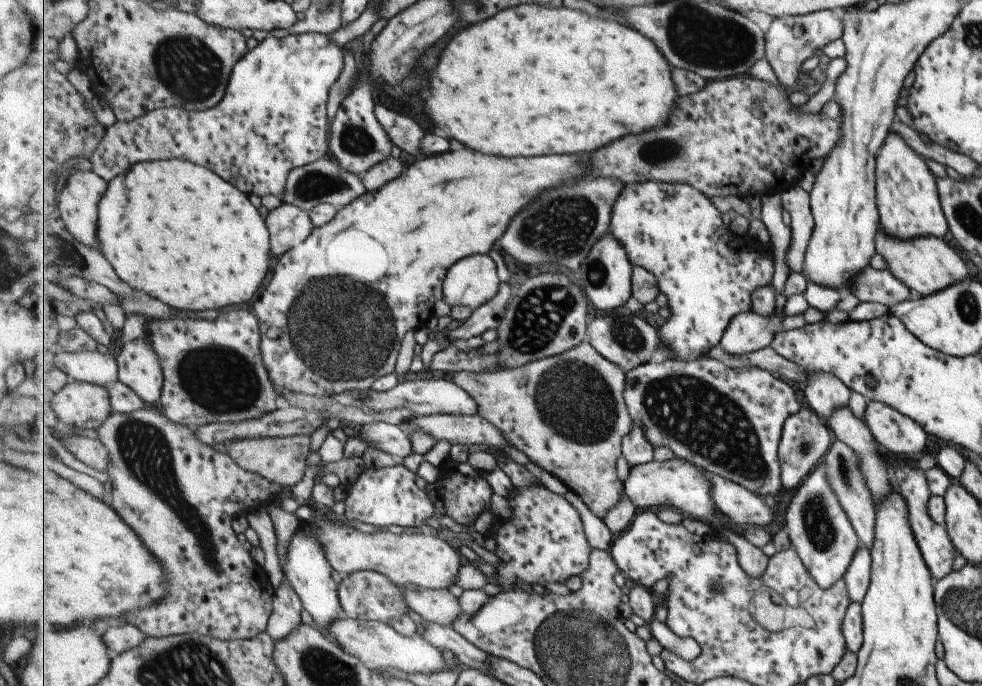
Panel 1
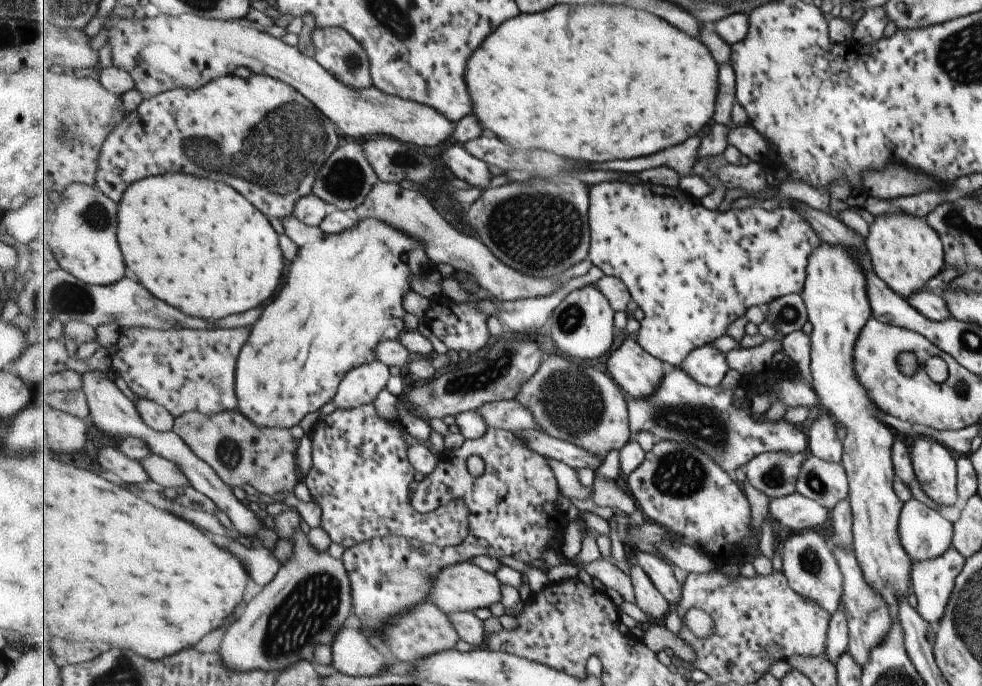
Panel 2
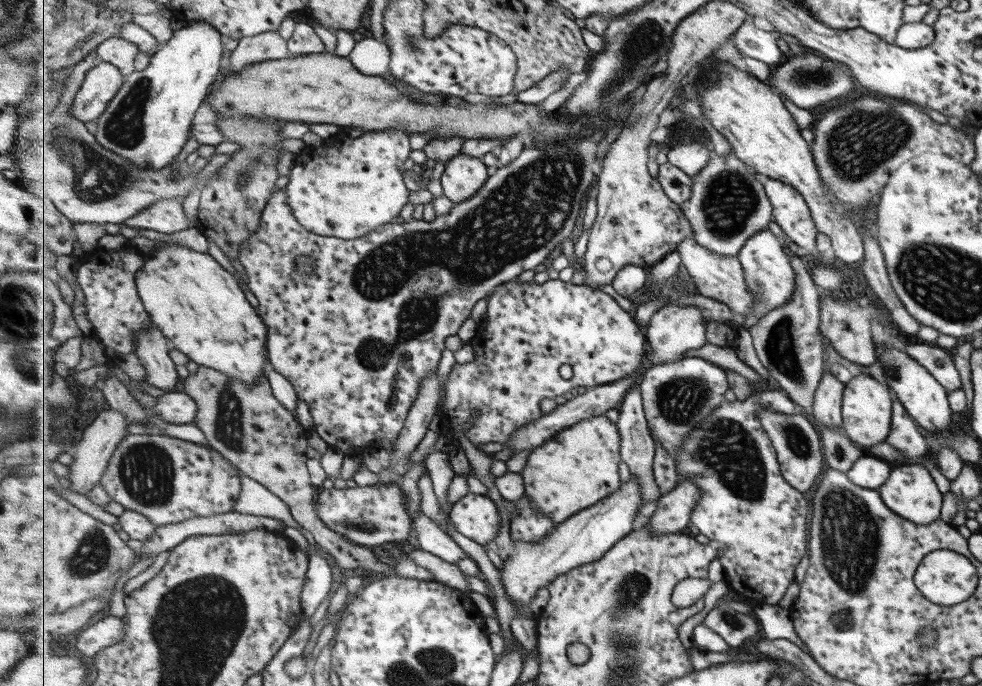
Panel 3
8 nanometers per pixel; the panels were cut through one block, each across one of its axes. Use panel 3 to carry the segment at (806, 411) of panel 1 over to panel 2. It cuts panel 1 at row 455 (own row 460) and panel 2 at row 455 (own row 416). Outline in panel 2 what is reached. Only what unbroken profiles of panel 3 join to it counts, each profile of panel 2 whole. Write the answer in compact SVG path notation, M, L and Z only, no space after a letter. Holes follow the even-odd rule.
M770 451L761 453L745 467L747 480L772 499L797 492L798 478L804 455L801 451L790 453Z

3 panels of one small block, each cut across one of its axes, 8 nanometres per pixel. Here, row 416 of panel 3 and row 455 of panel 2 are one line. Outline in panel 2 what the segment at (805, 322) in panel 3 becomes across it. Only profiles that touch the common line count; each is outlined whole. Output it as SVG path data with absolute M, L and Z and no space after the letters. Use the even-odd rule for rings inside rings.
M809 450L806 451L807 456L804 456L804 460L801 465L800 477L798 478L797 492L801 493L801 496L817 502L824 509L830 511L839 500L845 500L848 498L848 482L846 474L841 463L826 461L816 456L813 456Z

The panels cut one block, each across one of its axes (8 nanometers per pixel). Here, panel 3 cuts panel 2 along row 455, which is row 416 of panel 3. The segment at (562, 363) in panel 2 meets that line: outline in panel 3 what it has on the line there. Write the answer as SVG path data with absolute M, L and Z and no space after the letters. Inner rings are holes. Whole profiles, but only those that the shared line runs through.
M608 414L595 415L563 429L529 453L521 473L531 508L545 511L555 524L561 524L579 511L617 493L621 488L621 433Z

